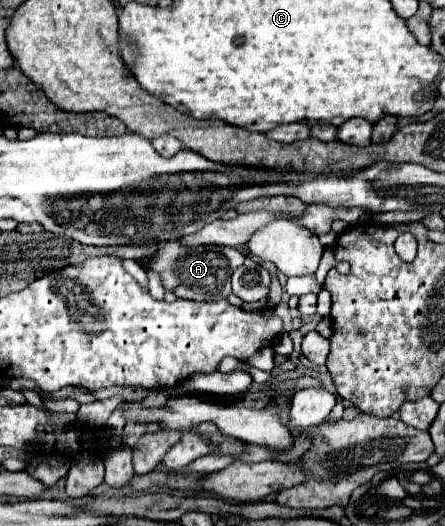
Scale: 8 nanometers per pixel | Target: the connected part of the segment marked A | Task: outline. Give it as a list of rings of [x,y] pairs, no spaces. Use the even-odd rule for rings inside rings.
[[[168,241],[158,247],[158,251],[148,259],[146,269],[160,275],[162,287],[172,291],[178,299],[190,301],[218,301],[230,295],[230,277],[236,267],[244,263],[242,251],[236,247],[222,247],[222,245],[200,245],[188,247],[182,251],[178,241]]]

